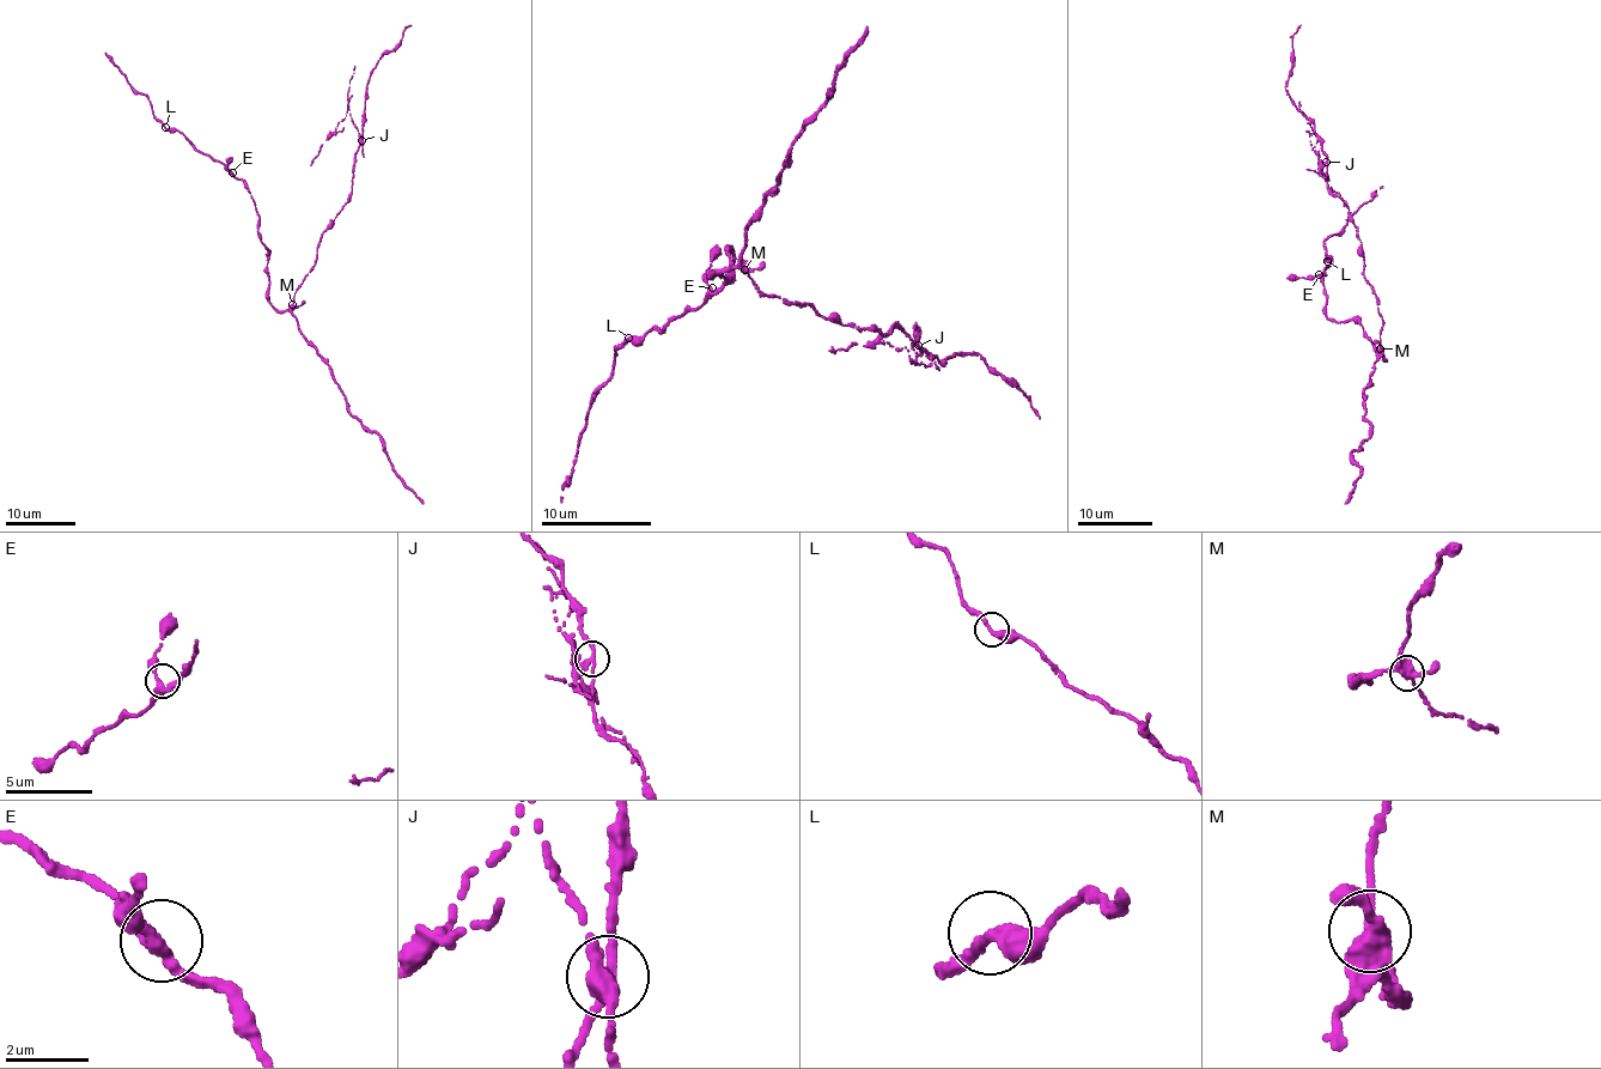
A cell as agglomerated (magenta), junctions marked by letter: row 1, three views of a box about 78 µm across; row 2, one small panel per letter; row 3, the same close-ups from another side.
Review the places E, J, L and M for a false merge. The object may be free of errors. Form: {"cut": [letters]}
{"cut": ["J"]}

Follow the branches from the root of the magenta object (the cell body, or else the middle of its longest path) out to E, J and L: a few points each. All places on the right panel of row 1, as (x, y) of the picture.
E: (1377, 347), (1361, 325), (1326, 317), (1327, 295), (1320, 278), (1325, 274), (1319, 274)
J: (1377, 347), (1385, 360), (1381, 313), (1364, 278), (1357, 228), (1347, 204), (1327, 186), (1326, 162)
L: (1377, 347), (1361, 325), (1326, 317), (1327, 295), (1320, 278), (1332, 265), (1326, 257), (1327, 261)

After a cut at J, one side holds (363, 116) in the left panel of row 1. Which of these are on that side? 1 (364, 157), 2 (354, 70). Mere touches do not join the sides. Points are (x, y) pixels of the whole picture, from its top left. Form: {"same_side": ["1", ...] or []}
{"same_side": []}

